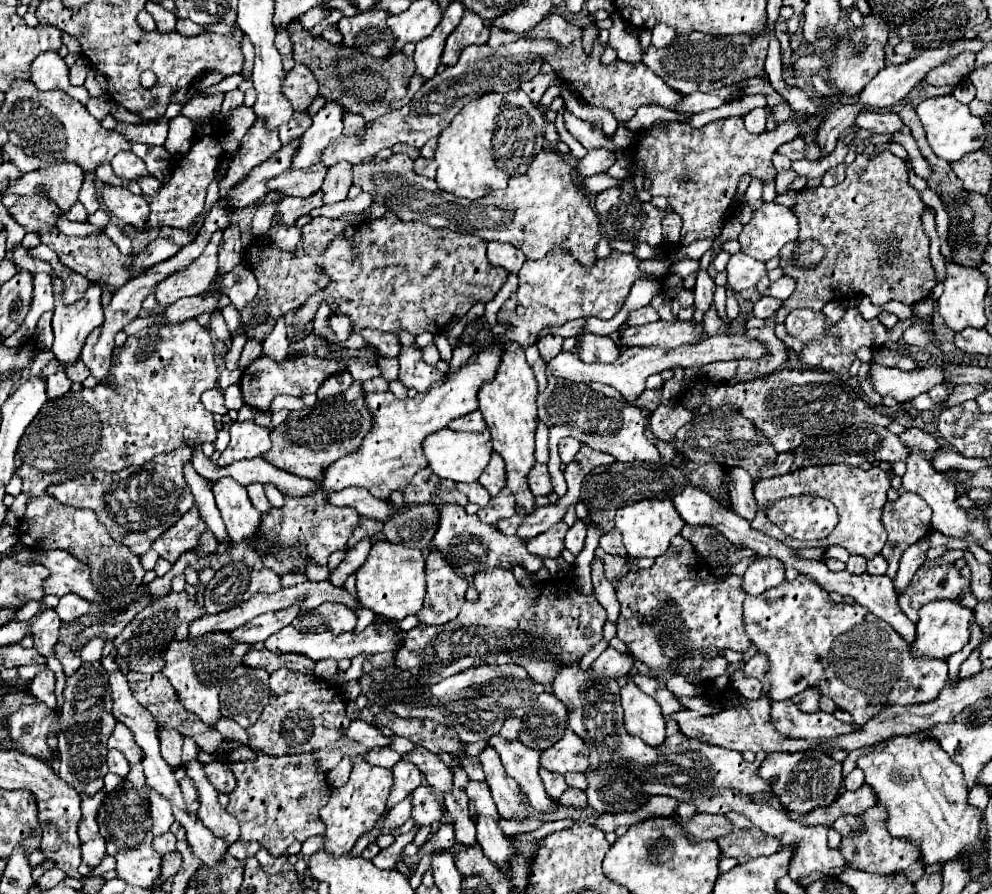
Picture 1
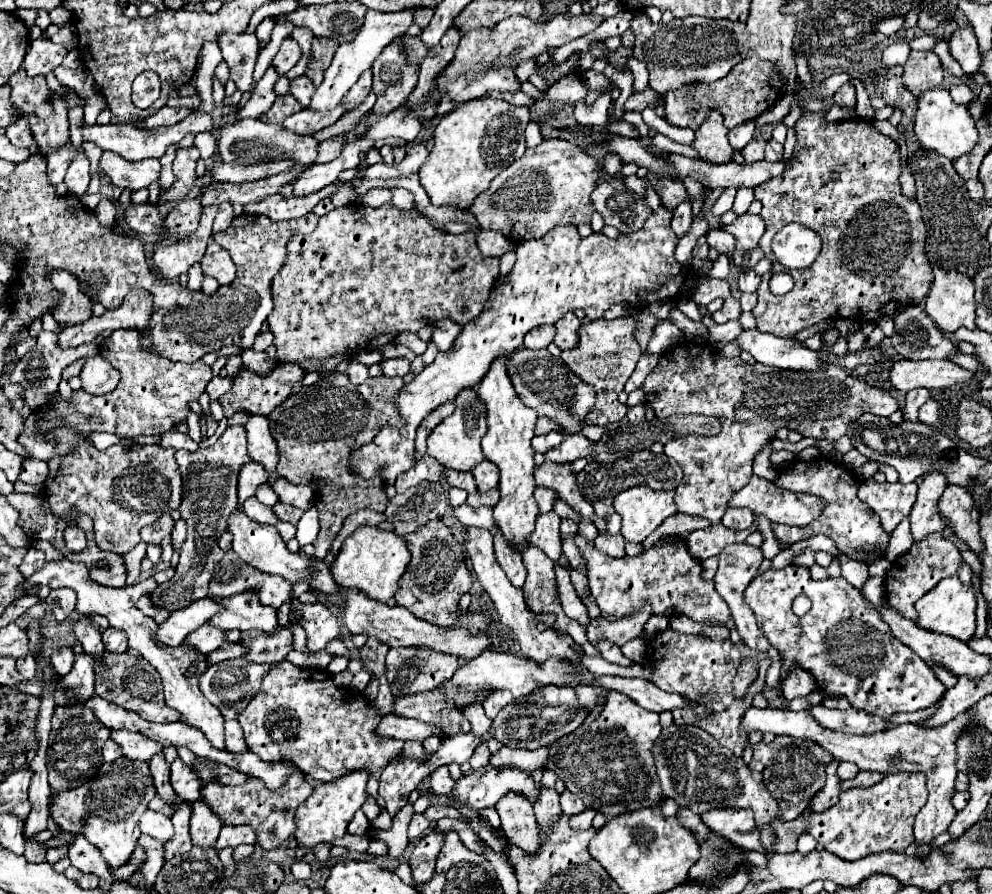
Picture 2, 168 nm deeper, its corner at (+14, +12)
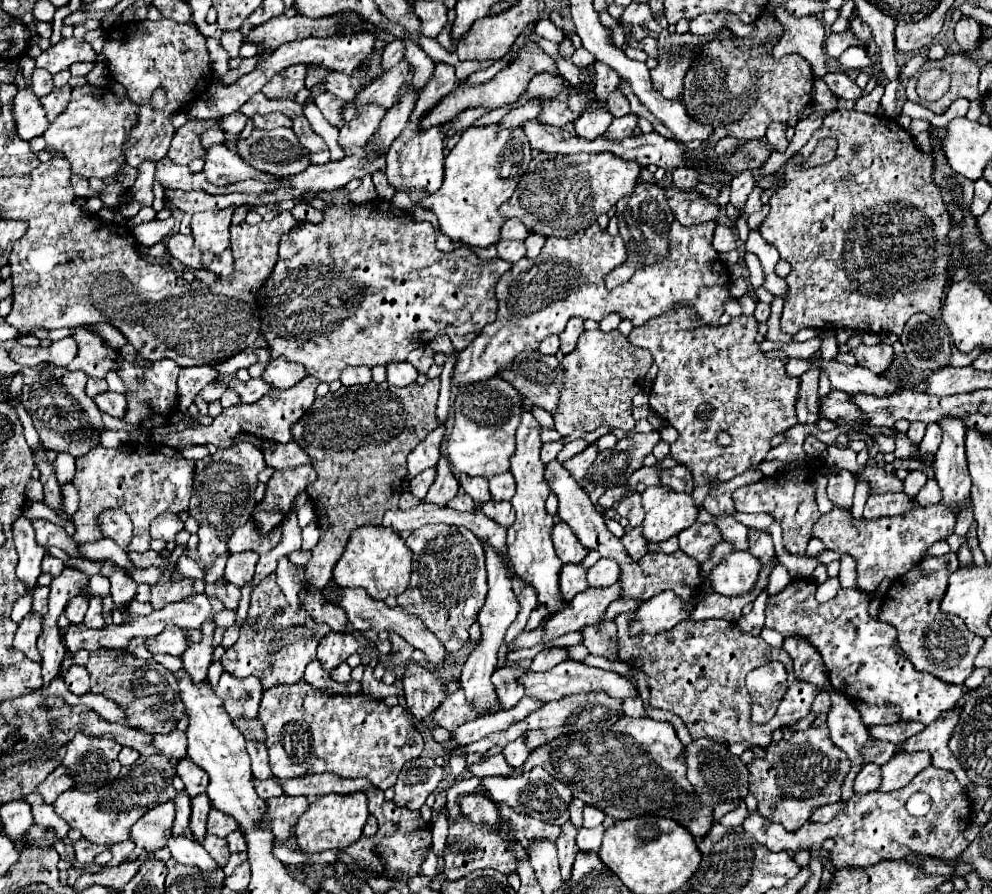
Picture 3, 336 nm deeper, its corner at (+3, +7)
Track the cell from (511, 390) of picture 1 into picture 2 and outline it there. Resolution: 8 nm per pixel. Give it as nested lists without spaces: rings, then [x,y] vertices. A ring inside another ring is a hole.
[[[502,356],[494,360],[484,380],[478,384],[478,398],[486,408],[486,422],[488,432],[482,438],[482,450],[486,460],[494,462],[500,468],[500,502],[494,506],[494,520],[496,526],[502,530],[502,534],[512,542],[516,550],[522,550],[528,546],[528,534],[534,530],[534,520],[538,516],[538,506],[534,500],[534,450],[530,446],[530,440],[534,436],[534,424],[536,424],[536,412],[526,408],[522,400],[518,400],[518,394],[514,392],[514,386],[510,384],[510,376],[506,376],[506,360],[508,356]]]

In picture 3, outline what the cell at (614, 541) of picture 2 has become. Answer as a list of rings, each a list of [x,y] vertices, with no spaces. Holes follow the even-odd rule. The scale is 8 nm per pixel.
[[[635,527],[633,531],[625,533],[621,541],[623,541],[623,545],[625,545],[625,549],[633,561],[639,561],[643,555],[649,553],[649,541],[645,541],[641,537],[641,527]]]

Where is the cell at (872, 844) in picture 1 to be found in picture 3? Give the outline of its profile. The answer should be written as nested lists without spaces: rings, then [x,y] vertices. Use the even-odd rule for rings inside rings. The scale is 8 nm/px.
[[[931,765],[903,789],[889,791],[889,793],[873,791],[867,795],[853,795],[847,801],[845,809],[839,811],[833,817],[833,821],[825,825],[807,821],[801,829],[789,833],[785,831],[783,825],[773,823],[761,817],[759,813],[753,813],[745,819],[743,829],[751,833],[757,839],[757,843],[765,845],[769,851],[785,851],[785,849],[789,849],[791,853],[797,853],[799,849],[809,851],[813,843],[823,843],[825,839],[833,839],[836,844],[832,849],[830,861],[836,869],[843,869],[845,867],[871,867],[877,861],[903,859],[911,853],[957,859],[969,847],[969,841],[963,835],[965,815],[967,815],[967,825],[969,825],[973,819],[973,805],[965,797],[965,791],[955,779],[955,775]],[[919,791],[931,797],[933,807],[927,815],[913,817],[909,815],[905,803],[913,793],[919,793]]]

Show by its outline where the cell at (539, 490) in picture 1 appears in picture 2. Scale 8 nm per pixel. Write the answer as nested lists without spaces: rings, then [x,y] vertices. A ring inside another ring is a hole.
[[[544,460],[540,466],[534,468],[534,480],[536,486],[546,486],[554,490],[560,496],[560,500],[564,500],[574,512],[578,512],[580,536],[586,536],[586,540],[594,540],[598,536],[598,528],[592,520],[594,508],[580,496],[574,474],[570,472],[570,464],[554,464],[550,460]]]

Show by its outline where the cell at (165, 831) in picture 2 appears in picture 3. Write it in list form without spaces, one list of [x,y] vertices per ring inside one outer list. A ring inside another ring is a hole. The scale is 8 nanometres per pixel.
[[[169,837],[167,847],[171,849],[171,855],[175,861],[179,863],[187,863],[187,865],[195,865],[201,871],[211,873],[213,869],[217,869],[219,865],[213,861],[213,857],[201,847],[199,841],[191,841],[185,837]]]

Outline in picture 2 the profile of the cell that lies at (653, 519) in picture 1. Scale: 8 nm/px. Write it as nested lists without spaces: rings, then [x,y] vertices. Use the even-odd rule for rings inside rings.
[[[634,486],[614,498],[614,510],[622,516],[622,536],[626,542],[642,542],[664,518],[676,514],[674,492]]]

